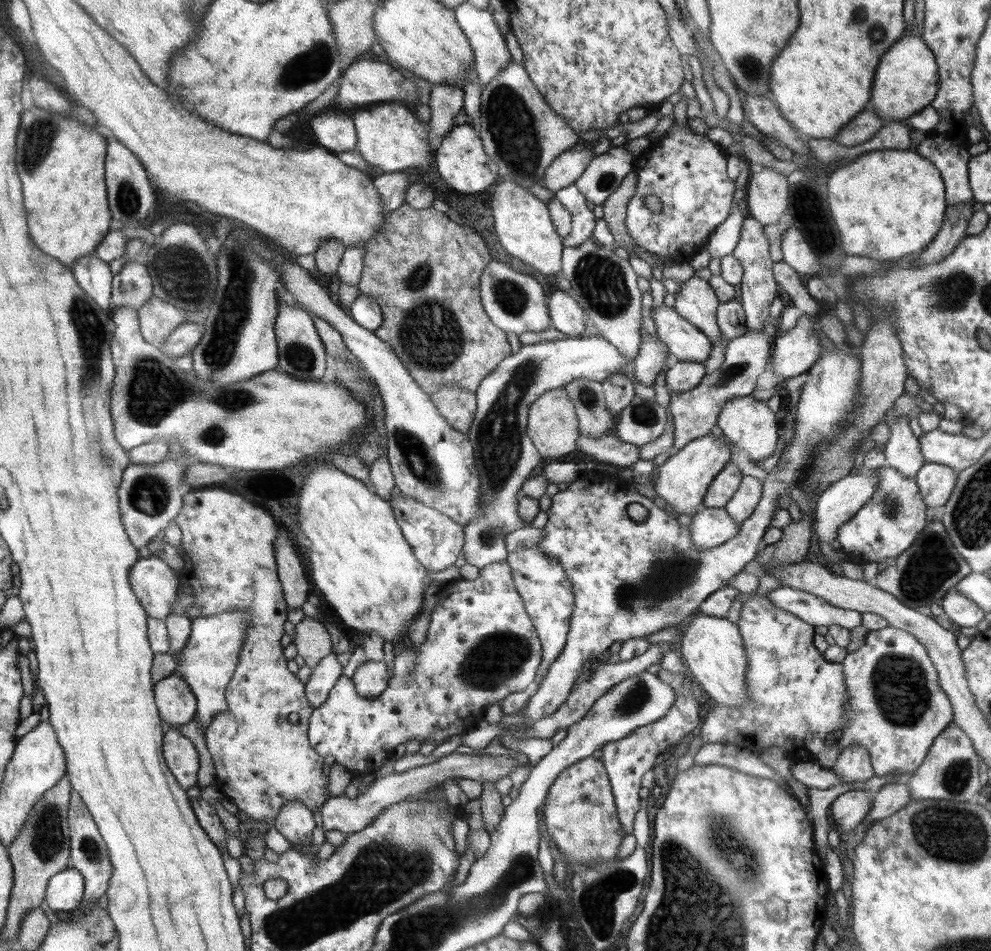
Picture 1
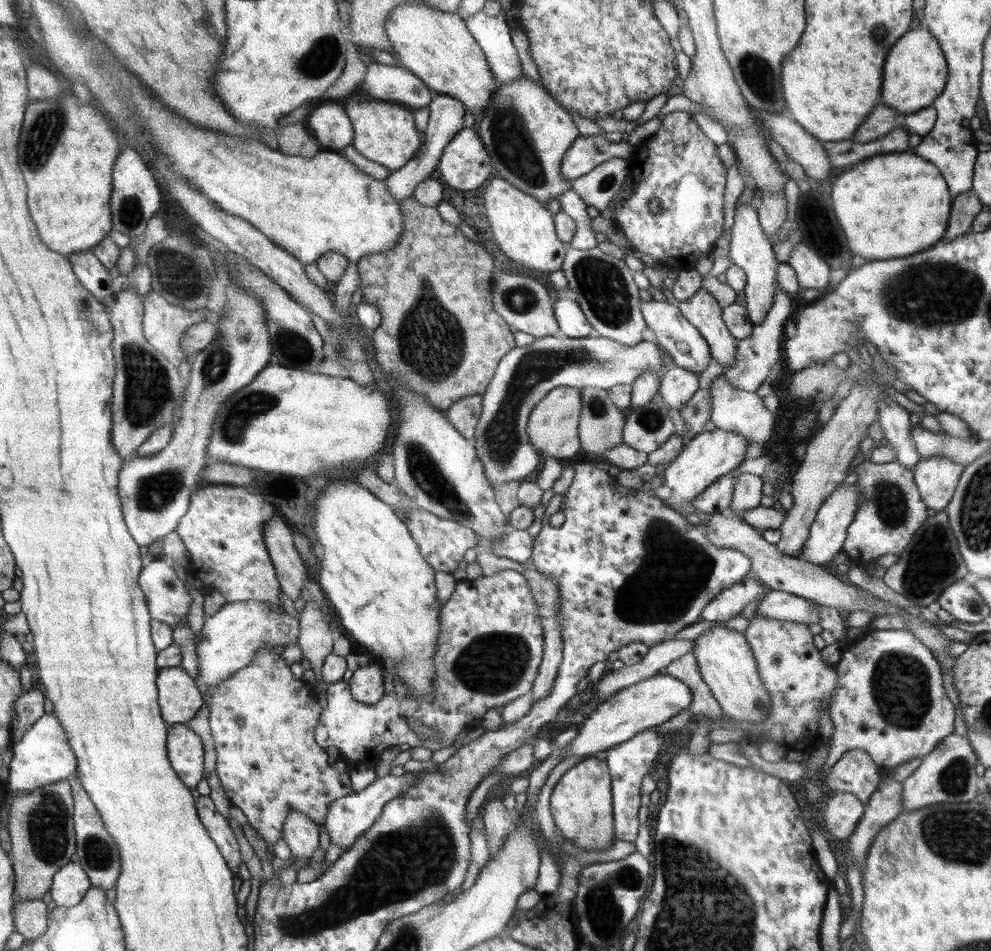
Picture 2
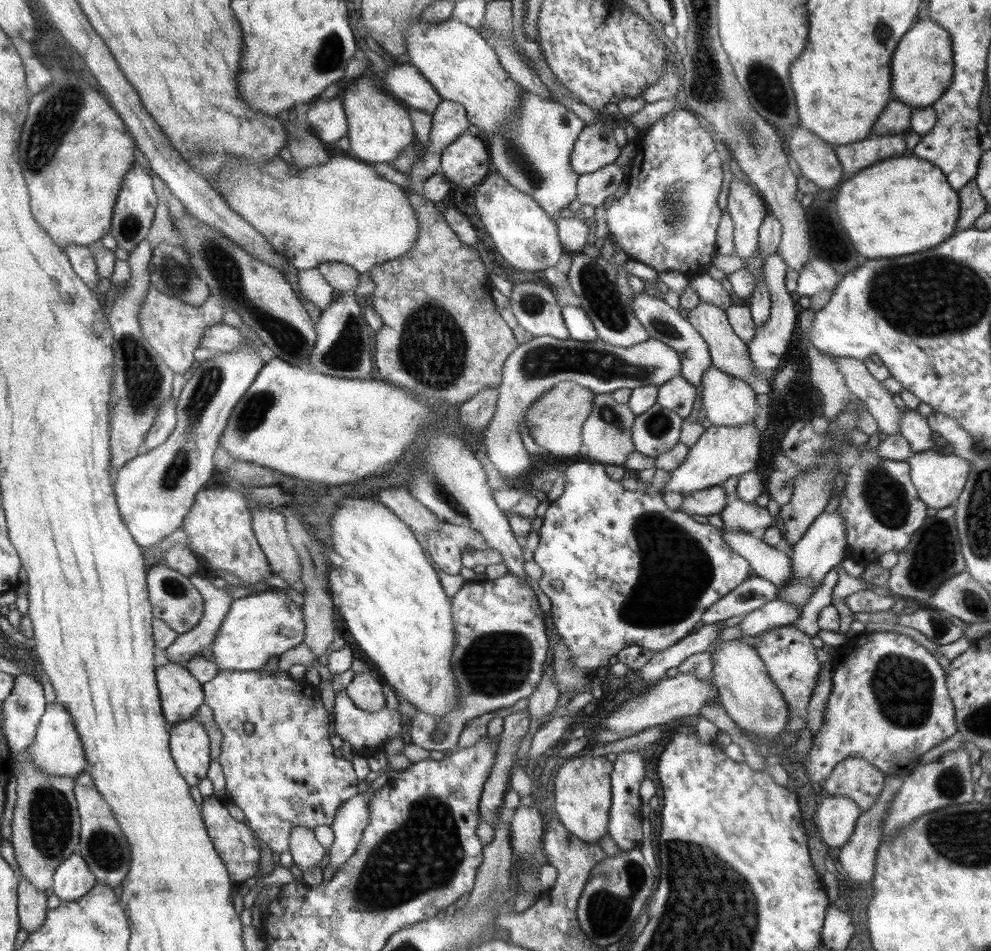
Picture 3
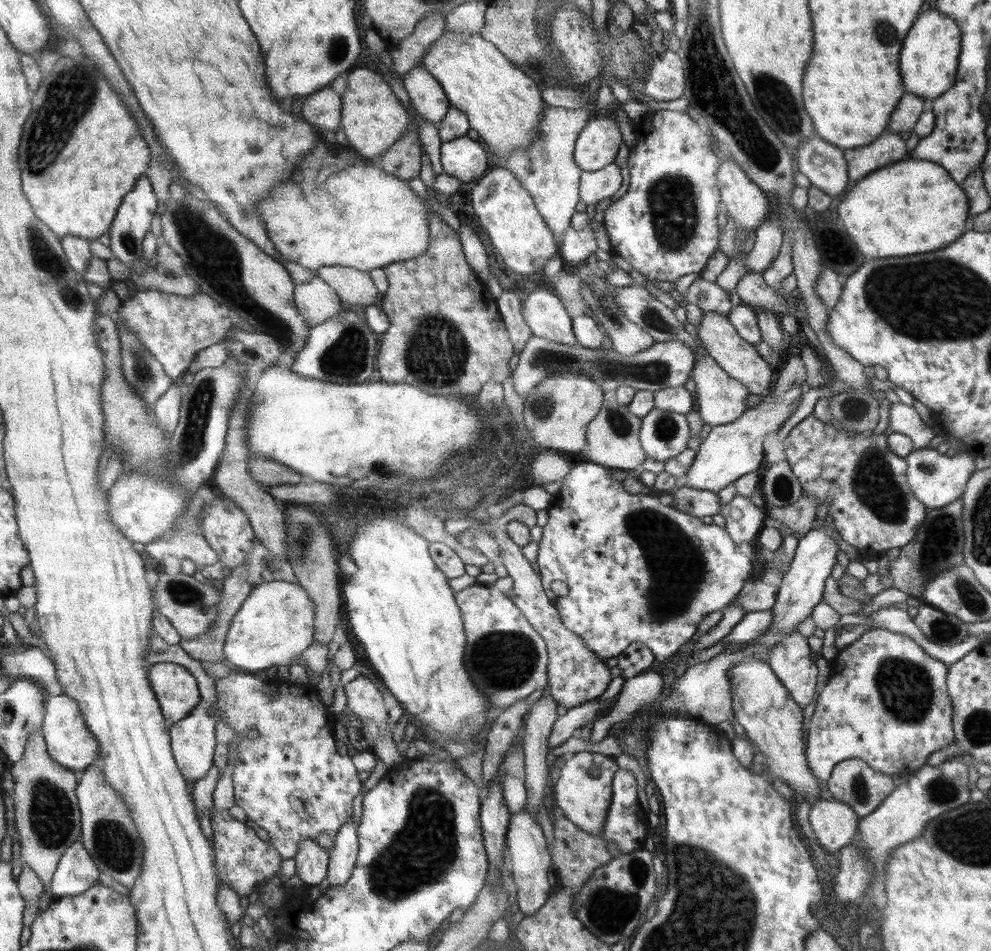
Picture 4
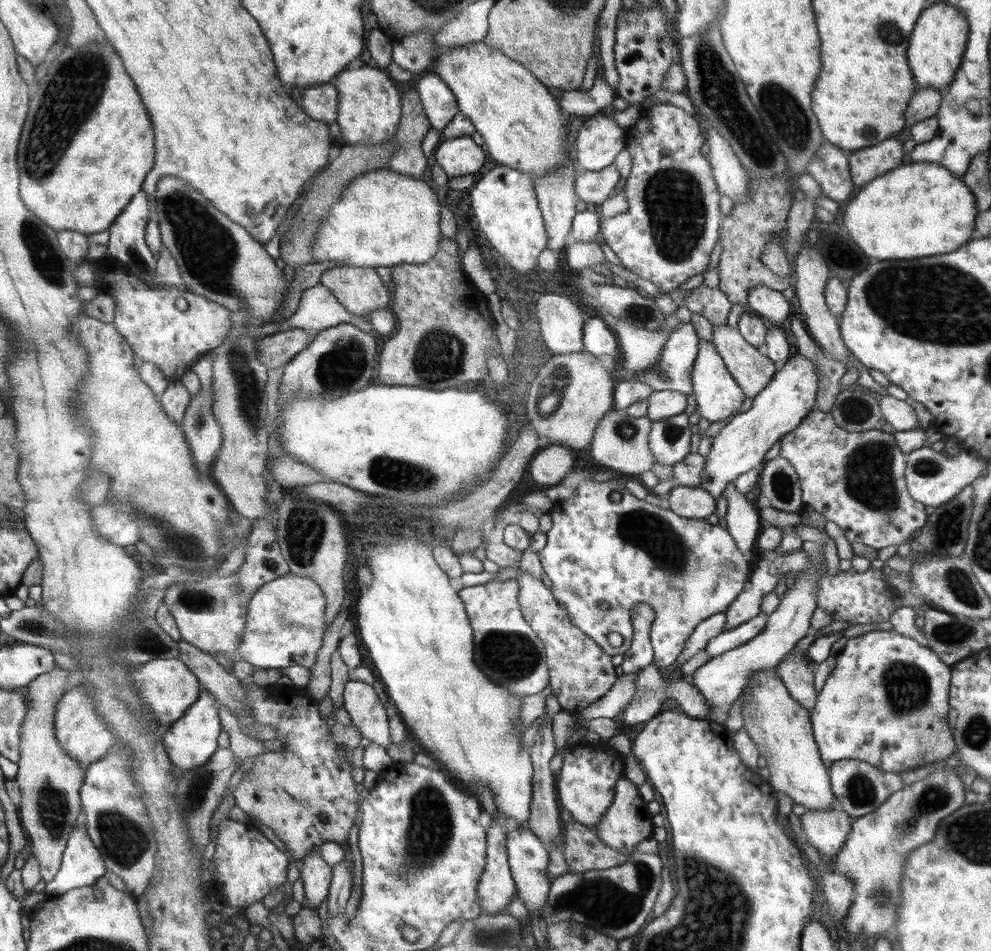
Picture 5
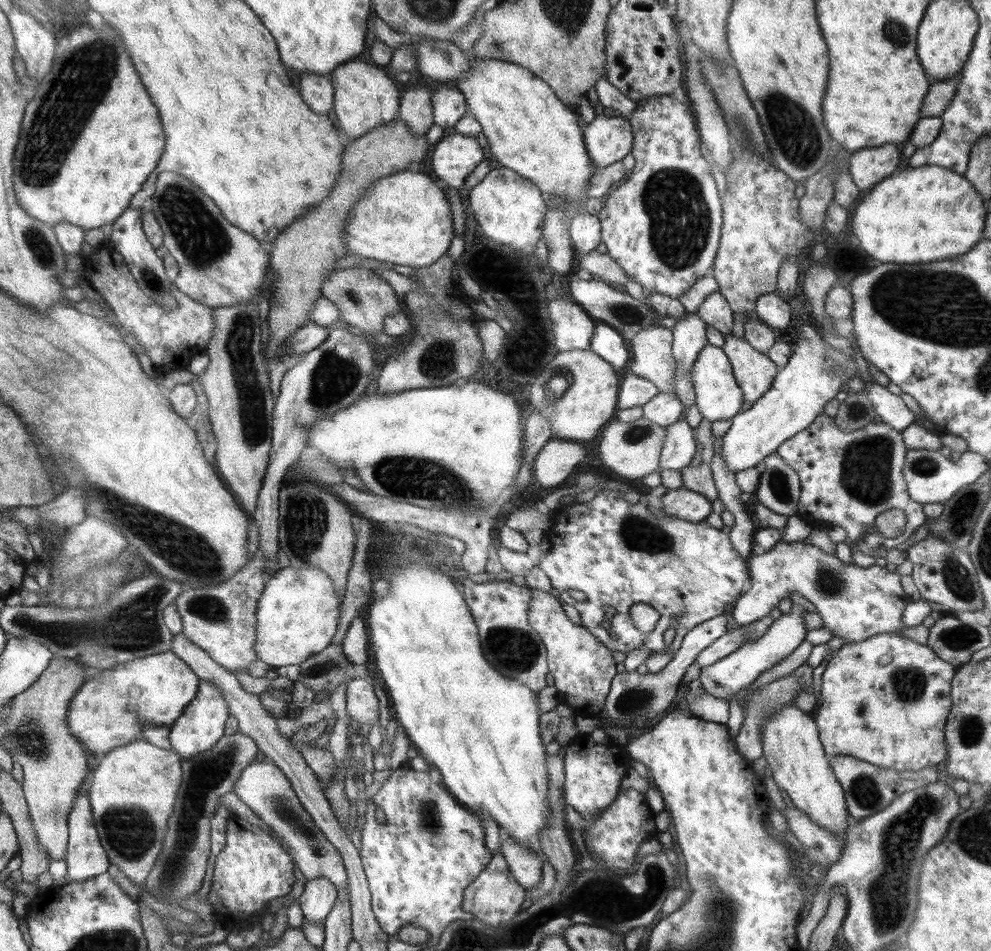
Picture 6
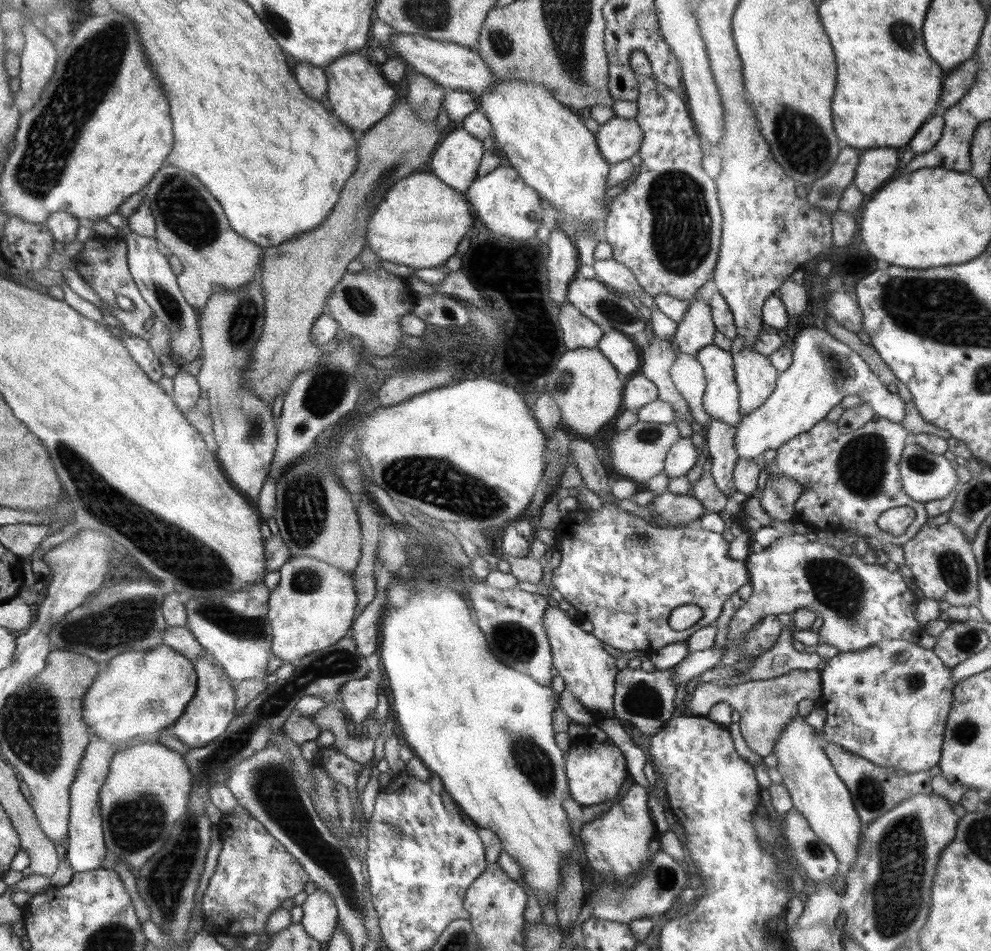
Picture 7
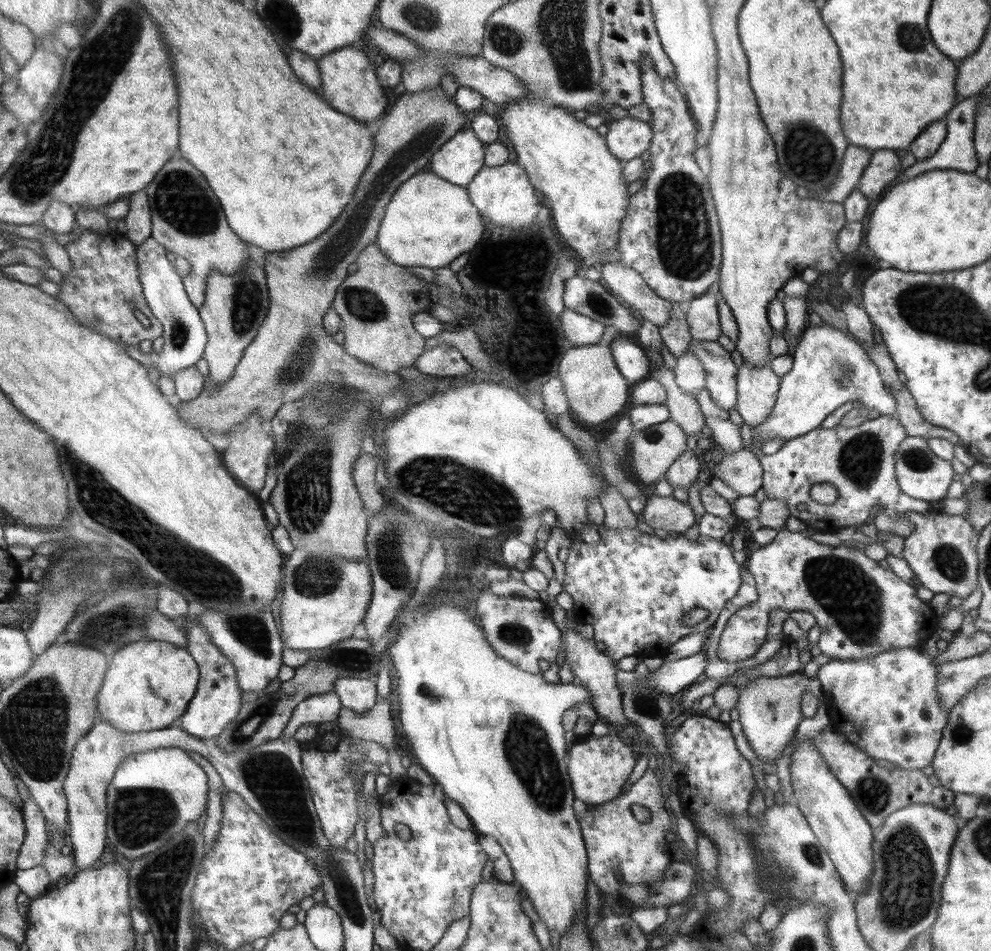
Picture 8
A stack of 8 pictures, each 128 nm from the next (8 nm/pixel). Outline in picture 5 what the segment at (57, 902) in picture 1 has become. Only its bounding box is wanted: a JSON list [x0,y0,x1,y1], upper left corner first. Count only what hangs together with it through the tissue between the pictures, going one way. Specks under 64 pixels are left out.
[46,818,107,896]

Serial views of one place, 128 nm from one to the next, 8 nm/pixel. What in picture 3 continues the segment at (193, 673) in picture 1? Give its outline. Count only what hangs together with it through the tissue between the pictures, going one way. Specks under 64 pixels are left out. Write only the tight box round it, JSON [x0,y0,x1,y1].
[207,587,305,671]

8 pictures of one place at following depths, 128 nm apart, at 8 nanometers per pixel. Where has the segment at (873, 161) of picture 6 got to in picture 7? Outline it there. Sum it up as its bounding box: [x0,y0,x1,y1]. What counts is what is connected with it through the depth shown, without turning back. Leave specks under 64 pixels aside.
[853,148,898,194]

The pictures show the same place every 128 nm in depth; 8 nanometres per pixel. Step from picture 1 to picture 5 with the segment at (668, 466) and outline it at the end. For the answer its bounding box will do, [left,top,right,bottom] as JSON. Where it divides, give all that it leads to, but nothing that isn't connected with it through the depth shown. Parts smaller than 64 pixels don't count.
[700,354,818,500]

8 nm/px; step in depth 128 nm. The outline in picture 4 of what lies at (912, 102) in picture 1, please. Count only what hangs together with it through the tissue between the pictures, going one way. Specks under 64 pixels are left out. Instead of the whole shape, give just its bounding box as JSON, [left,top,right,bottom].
[900,10,961,101]

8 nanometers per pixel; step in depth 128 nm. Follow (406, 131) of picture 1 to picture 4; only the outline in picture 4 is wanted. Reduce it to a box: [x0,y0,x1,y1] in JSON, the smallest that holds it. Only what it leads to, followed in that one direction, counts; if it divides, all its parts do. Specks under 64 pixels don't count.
[341,70,410,162]

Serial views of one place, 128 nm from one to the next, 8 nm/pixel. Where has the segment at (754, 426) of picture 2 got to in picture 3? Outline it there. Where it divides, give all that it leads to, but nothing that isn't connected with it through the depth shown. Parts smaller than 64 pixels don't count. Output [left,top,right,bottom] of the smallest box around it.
[701,365,758,426]

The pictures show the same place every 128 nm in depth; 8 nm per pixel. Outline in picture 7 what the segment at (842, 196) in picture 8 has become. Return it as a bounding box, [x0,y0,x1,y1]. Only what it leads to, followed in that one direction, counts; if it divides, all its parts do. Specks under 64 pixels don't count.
[806,146,859,213]

